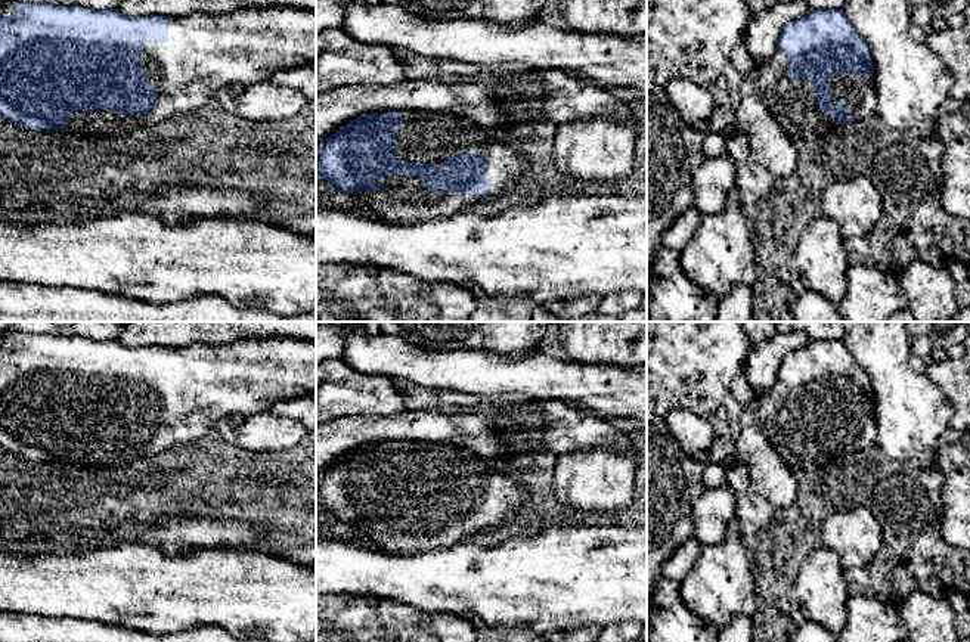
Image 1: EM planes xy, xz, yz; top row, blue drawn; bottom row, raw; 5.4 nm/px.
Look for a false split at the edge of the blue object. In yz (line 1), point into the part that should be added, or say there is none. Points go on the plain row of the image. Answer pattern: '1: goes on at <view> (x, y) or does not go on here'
1: goes on at yz (860, 421)

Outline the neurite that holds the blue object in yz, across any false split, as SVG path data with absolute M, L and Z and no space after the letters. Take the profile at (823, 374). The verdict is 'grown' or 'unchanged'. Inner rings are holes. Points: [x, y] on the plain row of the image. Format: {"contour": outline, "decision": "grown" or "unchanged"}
{"contour": "M818 339L790 351L778 366L777 381L788 390L790 409L808 409L815 432L837 452L853 453L876 446L877 425L874 393L867 372L842 339Z", "decision": "grown"}

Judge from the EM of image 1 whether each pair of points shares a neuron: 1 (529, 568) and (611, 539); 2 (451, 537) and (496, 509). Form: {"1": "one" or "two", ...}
{"1": "one", "2": "one"}

